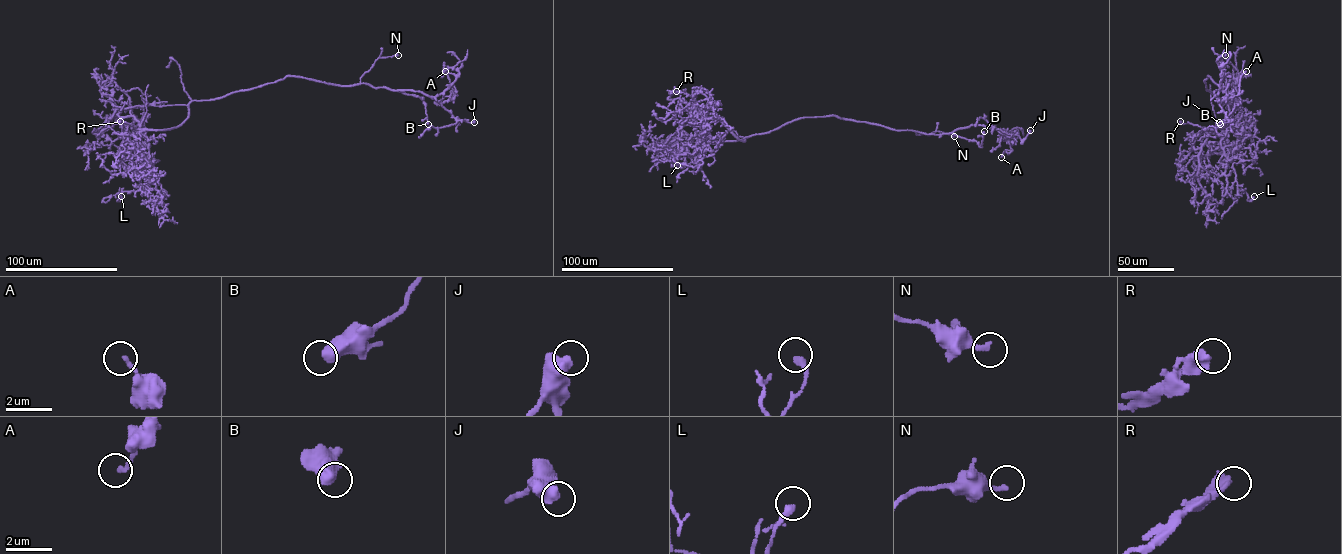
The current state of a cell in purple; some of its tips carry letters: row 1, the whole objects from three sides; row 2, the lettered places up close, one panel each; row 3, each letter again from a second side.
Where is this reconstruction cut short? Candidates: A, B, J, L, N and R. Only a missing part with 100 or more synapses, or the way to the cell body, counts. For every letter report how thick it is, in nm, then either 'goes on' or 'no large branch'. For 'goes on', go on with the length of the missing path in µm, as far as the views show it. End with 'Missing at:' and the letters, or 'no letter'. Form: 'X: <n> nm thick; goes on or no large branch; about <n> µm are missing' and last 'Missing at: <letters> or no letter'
A: 240 nm thick; no large branch
B: 550 nm thick; no large branch
J: 550 nm thick; no large branch
L: 280 nm thick; no large branch
N: 240 nm thick; no large branch
R: 480 nm thick; goes on; about 25 µm are missing
Missing at: R

